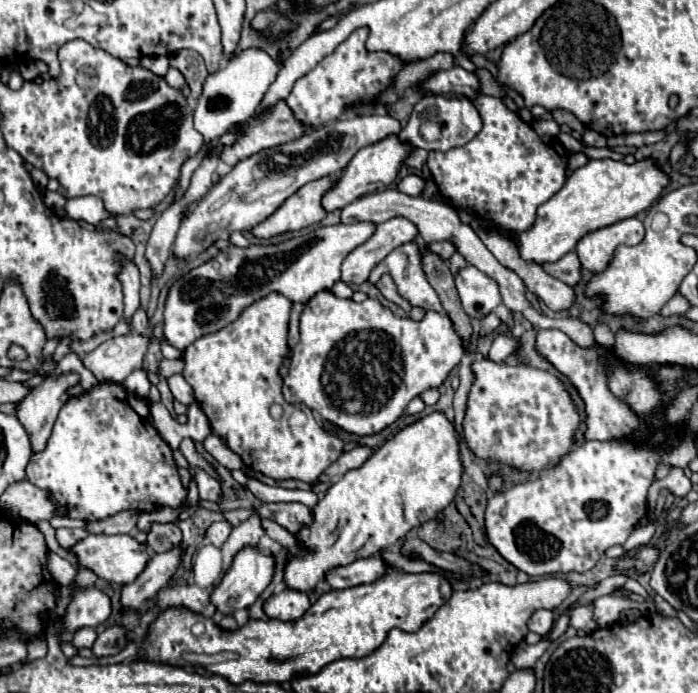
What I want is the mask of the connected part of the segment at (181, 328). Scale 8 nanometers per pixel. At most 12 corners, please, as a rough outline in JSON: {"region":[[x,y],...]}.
{"region":[[337,223],[221,249],[169,287],[185,351],[271,291],[307,303],[375,231]]}

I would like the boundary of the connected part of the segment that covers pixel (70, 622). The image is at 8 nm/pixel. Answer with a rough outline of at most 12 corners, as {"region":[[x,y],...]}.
{"region":[[97,587],[79,591],[61,625],[75,633],[97,627],[111,613],[109,597]]}

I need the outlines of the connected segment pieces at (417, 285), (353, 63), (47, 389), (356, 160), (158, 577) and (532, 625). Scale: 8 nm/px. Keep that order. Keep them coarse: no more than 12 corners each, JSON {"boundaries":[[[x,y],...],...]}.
{"boundaries":[[[421,247],[393,249],[373,271],[389,273],[411,307],[443,311],[421,269]],[[355,29],[285,99],[303,127],[377,105],[407,61]],[[75,371],[33,385],[17,419],[33,453],[47,445],[57,413],[79,385]],[[399,135],[363,147],[325,193],[327,211],[395,181],[413,153]],[[181,549],[157,553],[121,589],[121,613],[137,611],[171,579]],[[535,611],[527,621],[529,631],[545,635],[553,625],[553,613]]]}

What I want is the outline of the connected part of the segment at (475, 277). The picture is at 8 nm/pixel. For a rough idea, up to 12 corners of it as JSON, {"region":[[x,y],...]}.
{"region":[[473,265],[455,273],[455,287],[473,321],[501,303],[497,283]]}

